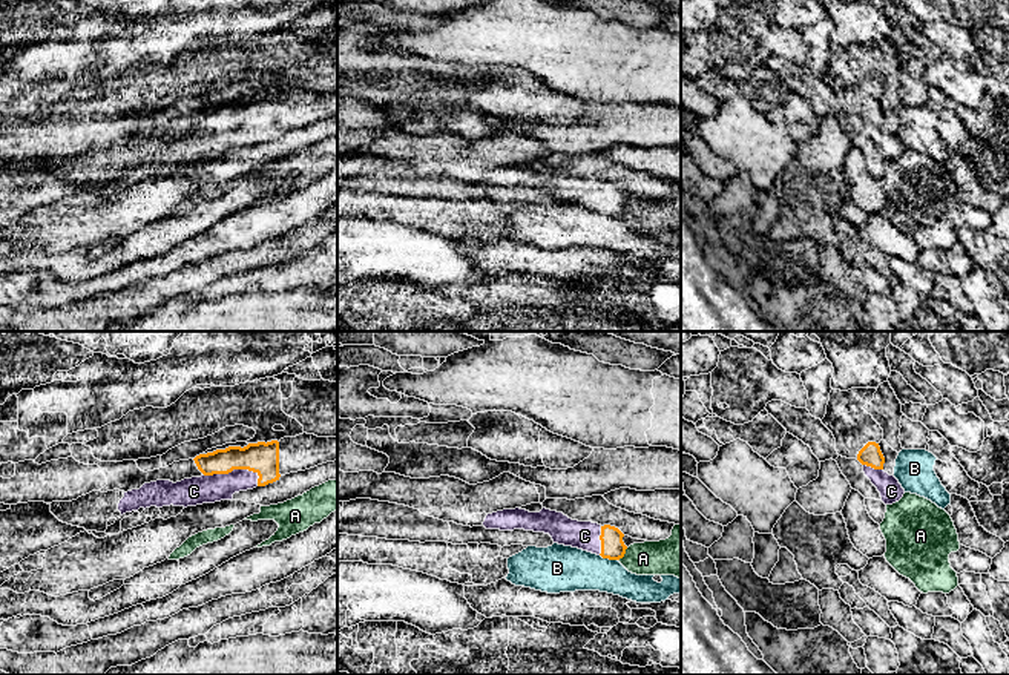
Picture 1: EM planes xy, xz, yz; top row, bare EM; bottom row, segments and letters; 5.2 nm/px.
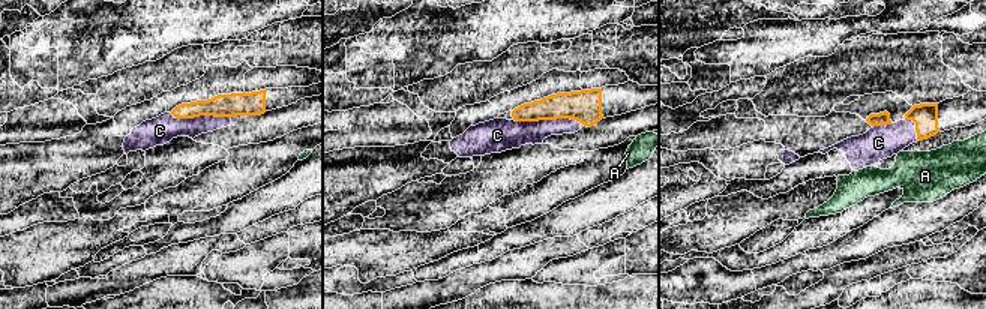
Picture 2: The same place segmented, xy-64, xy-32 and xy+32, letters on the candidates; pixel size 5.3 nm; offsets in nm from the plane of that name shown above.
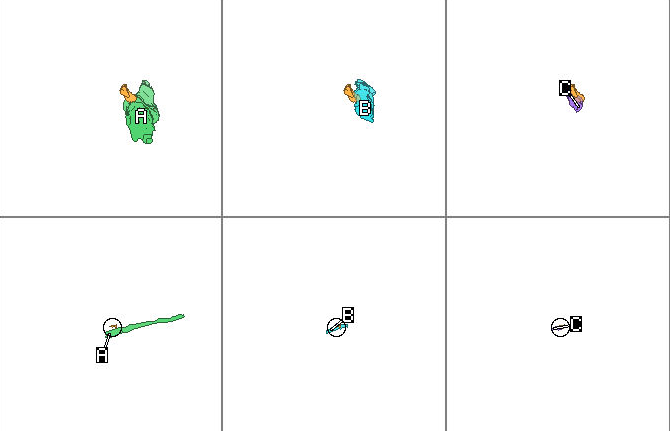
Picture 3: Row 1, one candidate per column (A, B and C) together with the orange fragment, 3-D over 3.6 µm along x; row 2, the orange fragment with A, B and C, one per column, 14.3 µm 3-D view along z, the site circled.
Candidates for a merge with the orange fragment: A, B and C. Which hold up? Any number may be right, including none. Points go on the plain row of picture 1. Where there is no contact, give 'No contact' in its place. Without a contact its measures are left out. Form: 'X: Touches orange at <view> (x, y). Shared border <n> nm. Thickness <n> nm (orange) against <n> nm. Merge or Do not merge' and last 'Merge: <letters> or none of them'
A: Touches orange at xz (624, 209). Shared border 90 nm. Thickness 130 nm (orange) against 190 nm. Do not merge
B: Touches orange at xz (609, 215). Shared border 100 nm. Thickness 130 nm (orange) against 240 nm. Do not merge
C: Touches orange at xy (232, 126). Shared border 300 nm. Thickness 170 nm (orange) against 150 nm. Merge
Merge: C

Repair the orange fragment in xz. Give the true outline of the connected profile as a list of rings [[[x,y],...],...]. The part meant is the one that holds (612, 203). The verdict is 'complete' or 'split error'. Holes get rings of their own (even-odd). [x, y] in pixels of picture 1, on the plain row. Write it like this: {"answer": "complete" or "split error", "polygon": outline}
{"answer": "split error", "polygon": [[[520,164],[497,167],[486,172],[483,183],[500,187],[544,189],[552,193],[554,199],[578,204],[609,216],[620,216],[630,201],[647,198],[624,192],[610,181],[601,183],[592,178],[572,176],[563,169],[546,164],[540,169]]]}

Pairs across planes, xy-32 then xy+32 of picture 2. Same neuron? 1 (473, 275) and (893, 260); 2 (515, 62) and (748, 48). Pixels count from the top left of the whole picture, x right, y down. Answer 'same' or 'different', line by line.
1: same
2: different

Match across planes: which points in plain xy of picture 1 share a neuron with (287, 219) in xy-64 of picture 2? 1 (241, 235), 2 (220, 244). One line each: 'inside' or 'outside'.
1: outside
2: outside

